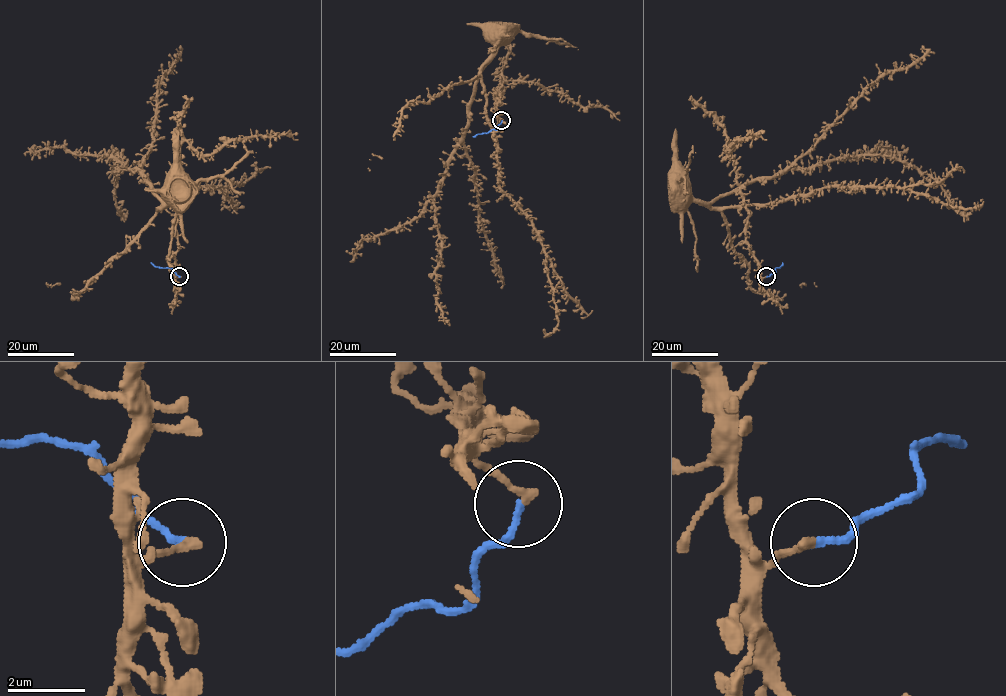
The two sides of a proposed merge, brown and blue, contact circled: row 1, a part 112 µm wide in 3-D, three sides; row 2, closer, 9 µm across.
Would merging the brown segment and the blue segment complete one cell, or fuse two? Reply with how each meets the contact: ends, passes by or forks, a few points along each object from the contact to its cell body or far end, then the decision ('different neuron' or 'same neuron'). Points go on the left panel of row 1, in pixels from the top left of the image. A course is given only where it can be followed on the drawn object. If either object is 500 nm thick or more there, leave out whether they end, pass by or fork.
brown ends | blue ends | brown via (179, 276), (175, 277), (176, 219), (160, 208), (172, 200), (178, 201) | blue via (179, 276), (169, 268), (156, 267), (151, 262) | different neuron

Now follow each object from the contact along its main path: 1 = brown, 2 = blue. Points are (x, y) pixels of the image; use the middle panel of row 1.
1: (501, 120), (497, 115), (499, 100), (497, 102), (490, 92), (486, 94), (482, 82), (482, 64), (500, 33)
2: (501, 120), (496, 129), (473, 136)

